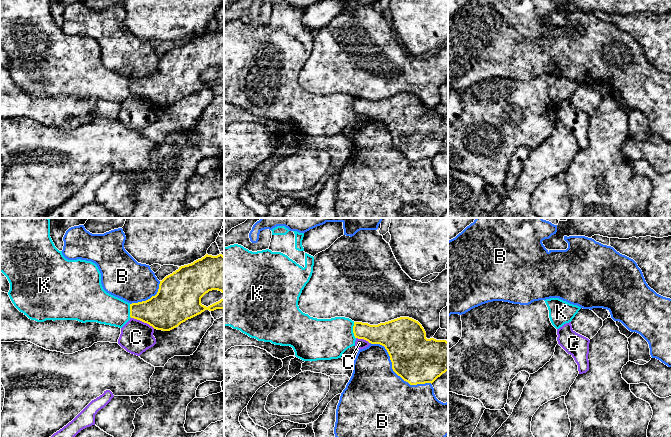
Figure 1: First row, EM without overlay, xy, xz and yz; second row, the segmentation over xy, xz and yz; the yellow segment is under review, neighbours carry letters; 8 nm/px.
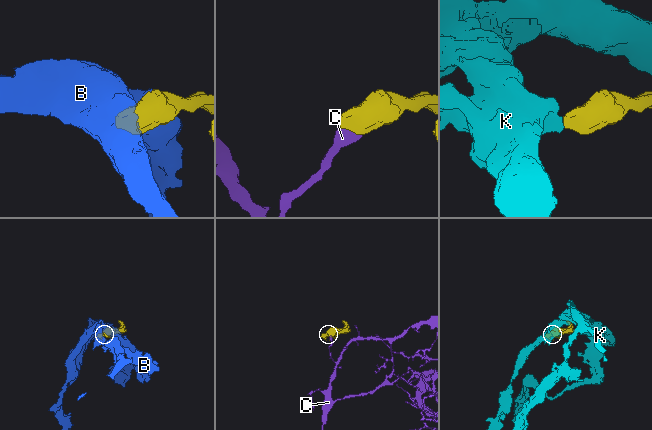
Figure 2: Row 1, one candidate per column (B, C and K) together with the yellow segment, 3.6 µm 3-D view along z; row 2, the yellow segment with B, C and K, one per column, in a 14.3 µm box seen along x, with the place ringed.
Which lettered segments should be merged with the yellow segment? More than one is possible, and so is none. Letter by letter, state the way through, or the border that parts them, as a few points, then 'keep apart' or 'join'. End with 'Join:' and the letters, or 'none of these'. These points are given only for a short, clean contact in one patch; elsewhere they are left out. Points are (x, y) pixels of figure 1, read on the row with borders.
B: keep apart
C: border along xy (131, 317), (146, 322), (154, 328); keep apart
K: runs through xz (384, 333), (353, 330), (324, 339); join
Join: K

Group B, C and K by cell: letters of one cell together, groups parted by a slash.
B / C / K

